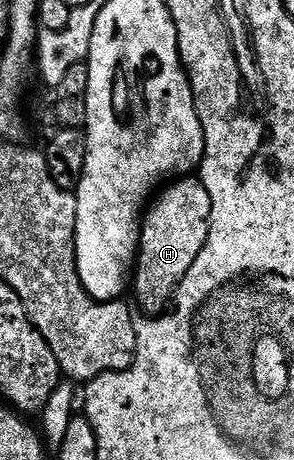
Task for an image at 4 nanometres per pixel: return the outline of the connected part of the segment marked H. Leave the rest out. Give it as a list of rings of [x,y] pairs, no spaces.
[[[188,175],[173,180],[168,187],[160,198],[157,196],[151,202],[150,208],[143,214],[140,227],[134,289],[136,285],[136,301],[148,315],[165,312],[182,279],[188,276],[190,267],[194,267],[198,255],[203,253],[210,227],[210,195],[199,179]]]

